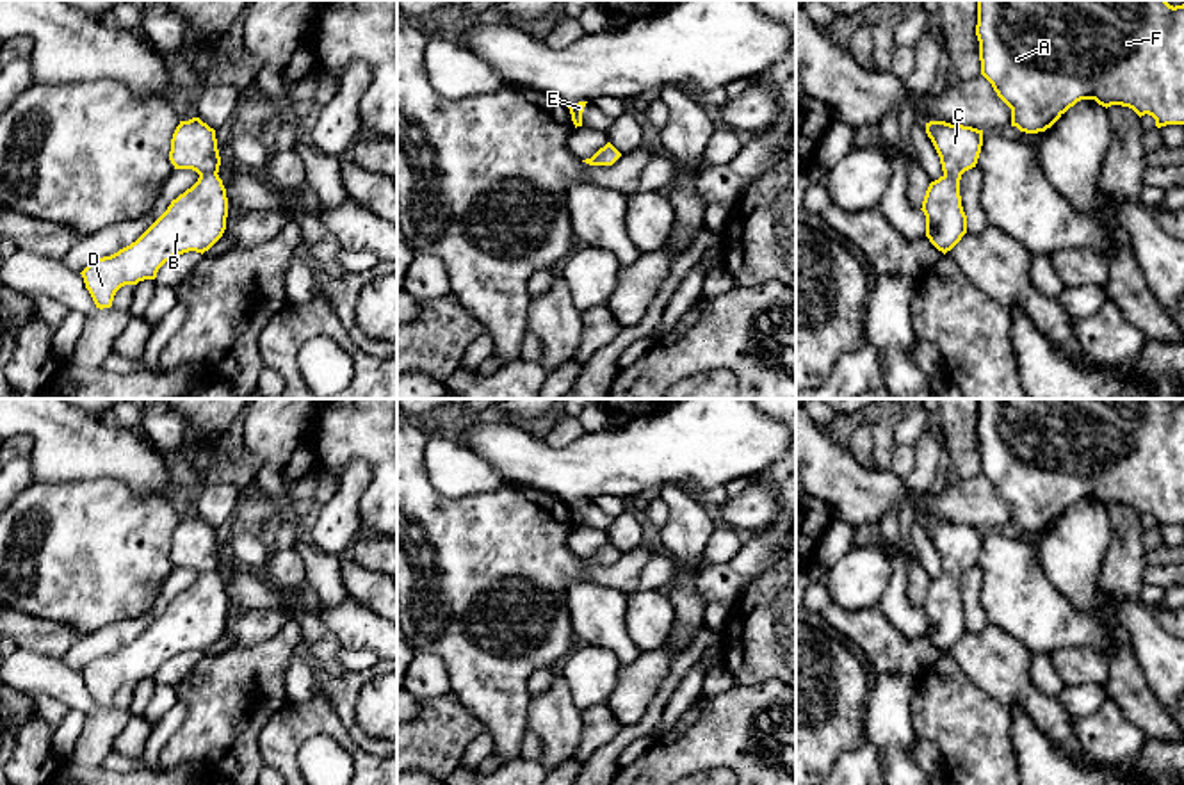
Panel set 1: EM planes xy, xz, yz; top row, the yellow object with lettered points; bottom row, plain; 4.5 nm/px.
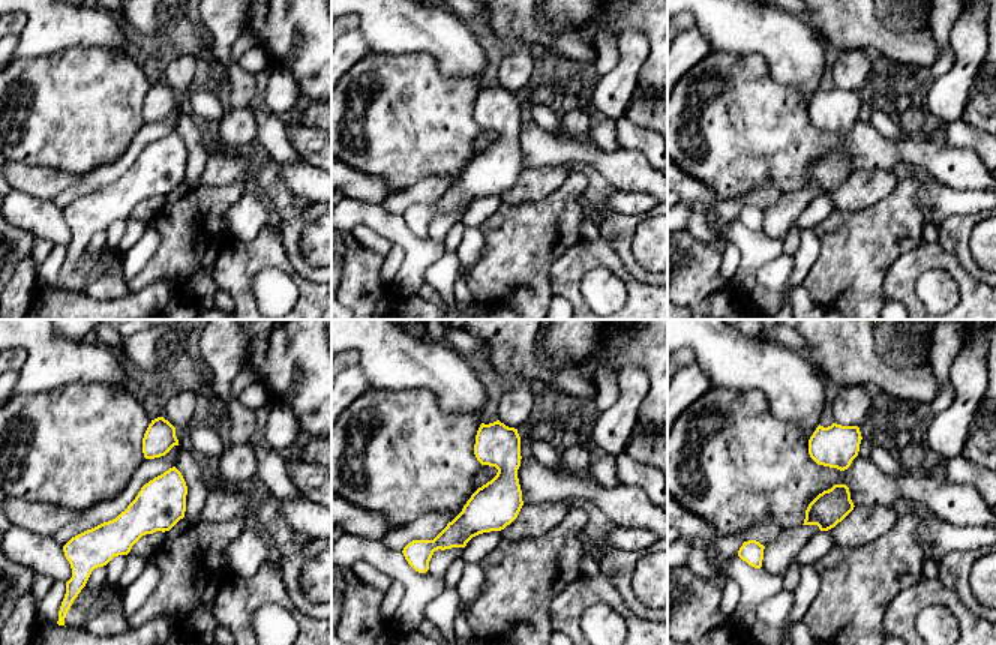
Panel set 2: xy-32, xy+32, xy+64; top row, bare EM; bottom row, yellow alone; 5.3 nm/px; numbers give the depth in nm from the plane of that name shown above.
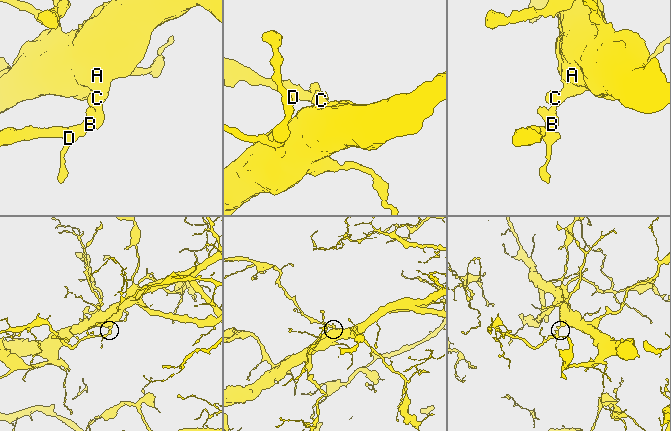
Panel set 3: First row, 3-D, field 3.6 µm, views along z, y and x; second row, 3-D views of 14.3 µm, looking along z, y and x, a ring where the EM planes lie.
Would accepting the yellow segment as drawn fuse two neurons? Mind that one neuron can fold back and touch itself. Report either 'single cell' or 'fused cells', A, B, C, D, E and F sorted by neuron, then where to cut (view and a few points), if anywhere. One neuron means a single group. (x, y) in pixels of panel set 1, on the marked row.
single cell | A B C D E F | no cut

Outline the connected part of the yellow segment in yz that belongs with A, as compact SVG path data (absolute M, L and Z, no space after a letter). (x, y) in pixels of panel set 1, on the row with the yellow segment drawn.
M976 0L981 75L992 84L997 96L1011 109L1011 126L1026 134L1050 128L1070 107L1081 100L1095 100L1102 107L1122 105L1139 117L1148 114L1156 126L1184 125L1184 4L1170 5L1166 0Z

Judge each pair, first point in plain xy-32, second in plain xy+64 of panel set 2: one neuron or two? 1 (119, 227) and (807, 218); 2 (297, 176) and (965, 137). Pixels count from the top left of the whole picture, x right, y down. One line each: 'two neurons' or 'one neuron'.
1: two neurons
2: two neurons

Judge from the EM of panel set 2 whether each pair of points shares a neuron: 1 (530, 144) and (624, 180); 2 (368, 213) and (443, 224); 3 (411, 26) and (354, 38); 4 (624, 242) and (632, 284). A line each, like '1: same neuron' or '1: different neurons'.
1: same neuron
2: different neurons
3: different neurons
4: different neurons

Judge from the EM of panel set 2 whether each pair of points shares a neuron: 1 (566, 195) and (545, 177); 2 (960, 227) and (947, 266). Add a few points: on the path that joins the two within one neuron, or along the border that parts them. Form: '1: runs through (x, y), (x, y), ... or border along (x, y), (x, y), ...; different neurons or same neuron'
1: border along (569, 174), (551, 192), (525, 201); different neurons
2: border along (938, 242), (975, 278); different neurons

